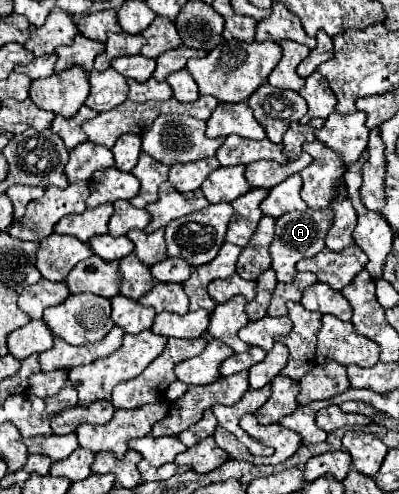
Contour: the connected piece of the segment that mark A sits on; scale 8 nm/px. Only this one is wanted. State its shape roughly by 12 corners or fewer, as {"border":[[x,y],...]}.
{"border":[[330,207],[290,211],[276,219],[270,245],[280,283],[296,263],[326,247]]}

